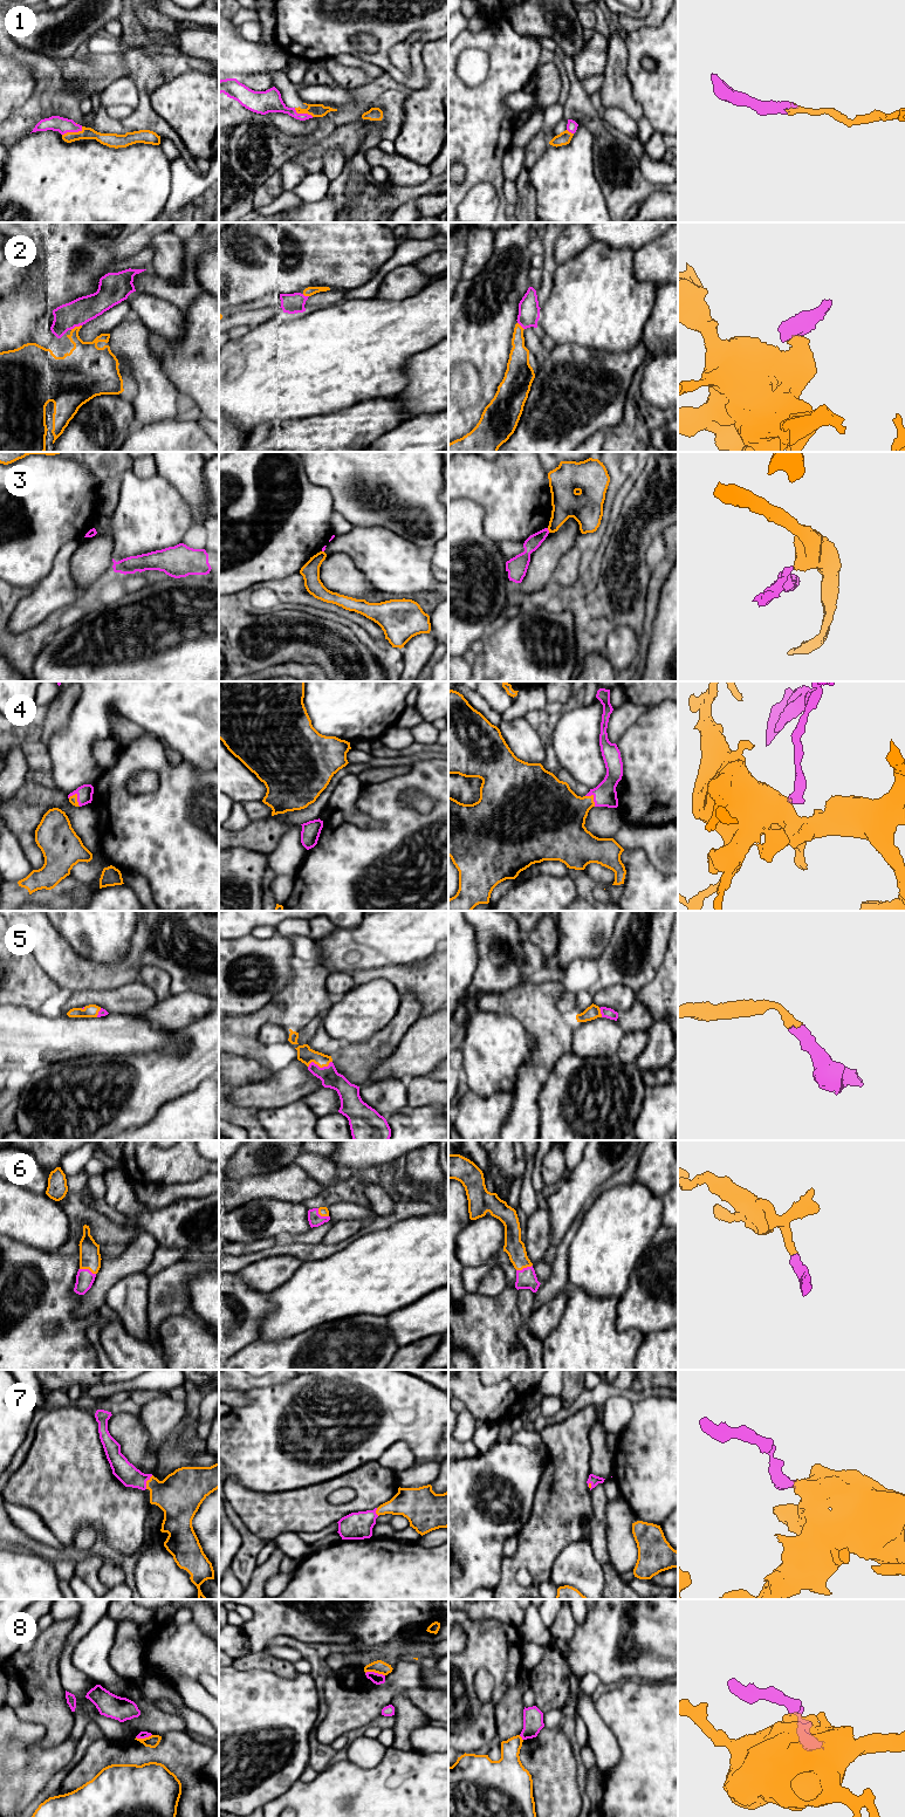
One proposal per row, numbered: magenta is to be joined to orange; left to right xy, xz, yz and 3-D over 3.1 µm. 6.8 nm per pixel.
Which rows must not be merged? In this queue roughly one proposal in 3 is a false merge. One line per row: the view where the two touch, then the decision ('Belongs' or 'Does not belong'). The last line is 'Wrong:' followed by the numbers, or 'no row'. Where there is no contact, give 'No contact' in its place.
1: Touches orange in xy. Belongs
2: Touches orange in xy. Belongs
3: Touches orange in yz. Does not belong
4: Touches orange in xy. Belongs
5: Touches orange in xz. Belongs
6: Touches orange in xy. Belongs
7: Touches orange in xy. Belongs
8: Touches orange in xz. Does not belong
Wrong: 3, 8

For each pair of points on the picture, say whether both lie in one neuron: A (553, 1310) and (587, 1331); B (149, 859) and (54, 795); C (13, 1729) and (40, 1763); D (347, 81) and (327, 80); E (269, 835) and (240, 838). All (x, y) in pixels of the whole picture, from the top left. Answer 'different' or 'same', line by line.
A: different
B: different
C: same
D: different
E: same

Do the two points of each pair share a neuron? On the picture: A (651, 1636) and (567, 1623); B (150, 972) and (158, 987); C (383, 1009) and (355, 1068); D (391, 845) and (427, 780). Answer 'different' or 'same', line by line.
A: different
B: same
C: different
D: same

